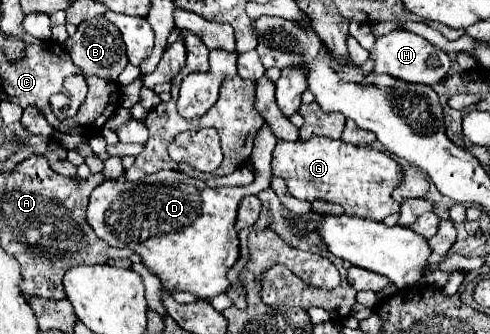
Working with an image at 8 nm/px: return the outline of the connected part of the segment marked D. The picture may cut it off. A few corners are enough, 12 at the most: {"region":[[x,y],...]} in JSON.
{"region":[[182,171],[106,181],[86,215],[162,279],[212,299],[246,186]]}

